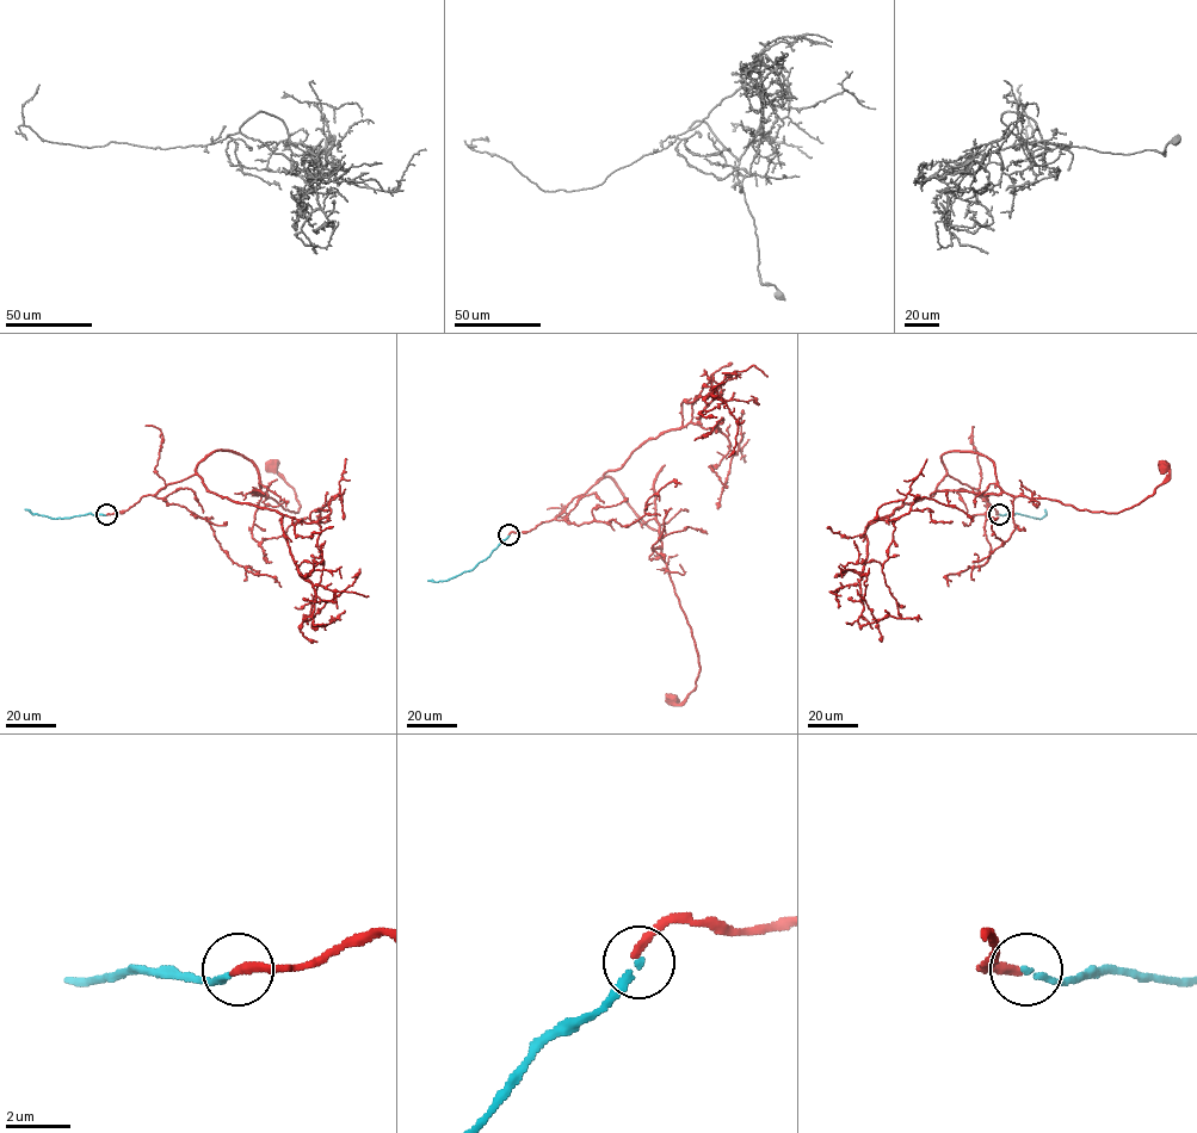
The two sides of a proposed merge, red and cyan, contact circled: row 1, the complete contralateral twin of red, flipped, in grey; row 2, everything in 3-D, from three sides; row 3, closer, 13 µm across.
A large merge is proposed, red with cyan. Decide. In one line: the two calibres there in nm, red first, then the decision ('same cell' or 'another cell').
260/200 nm | another cell

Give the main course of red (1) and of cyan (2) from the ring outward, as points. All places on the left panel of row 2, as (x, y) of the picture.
1: (106, 514), (192, 475), (220, 450), (246, 457), (258, 471), (261, 496), (297, 512), (295, 493), (271, 465)
2: (106, 514), (53, 519), (24, 509)

